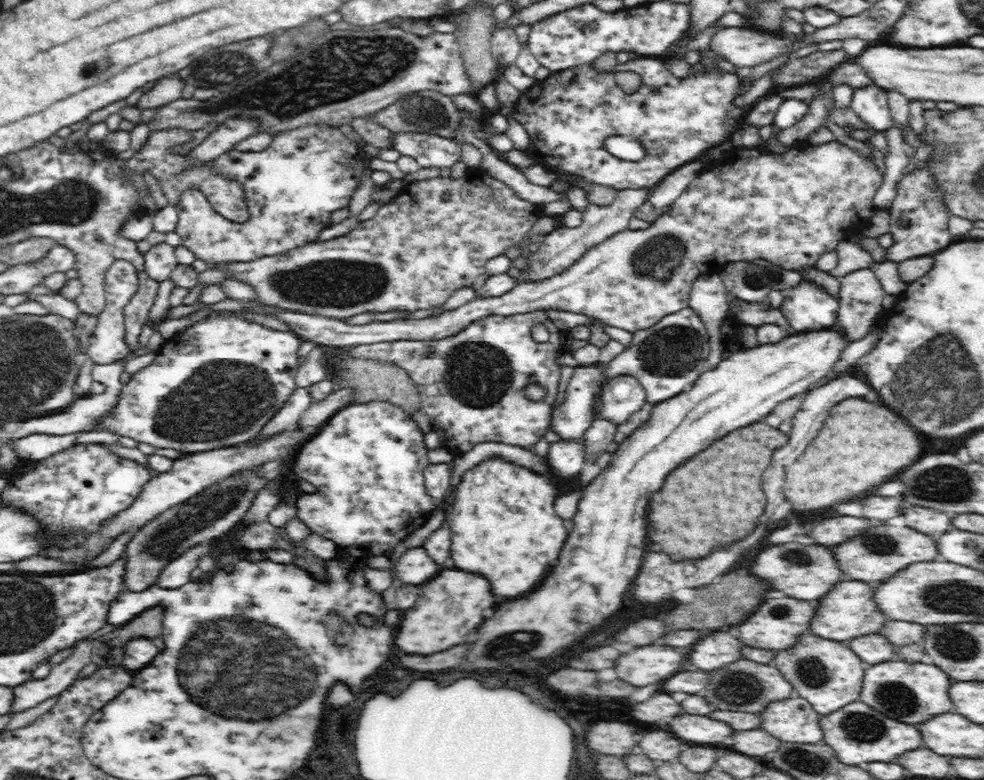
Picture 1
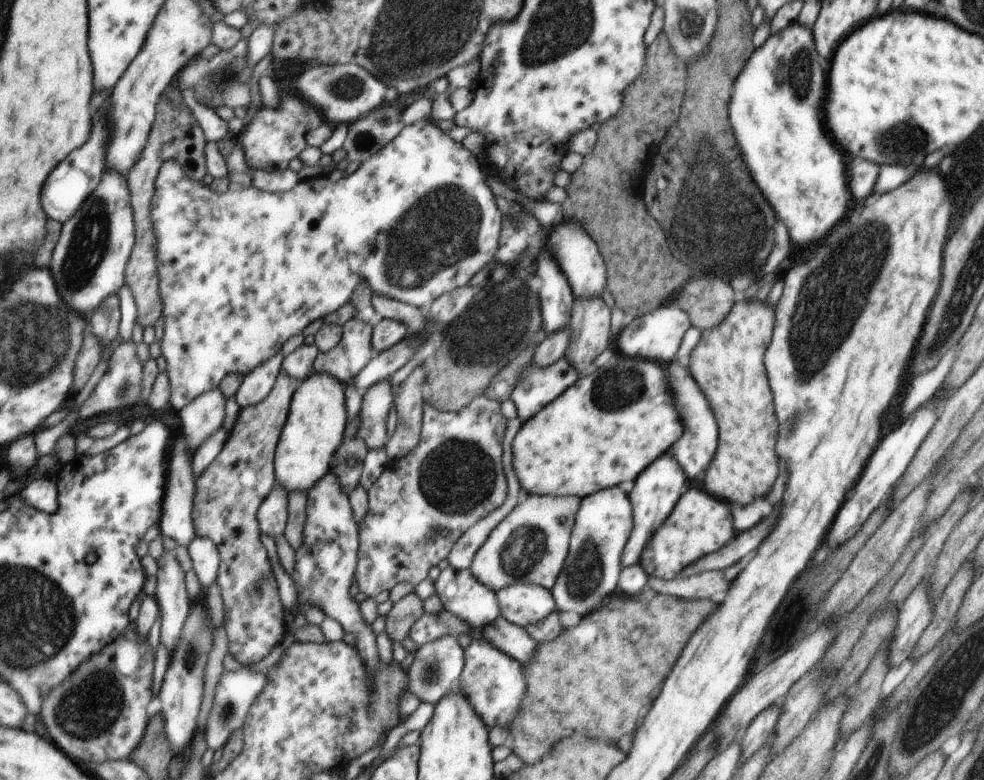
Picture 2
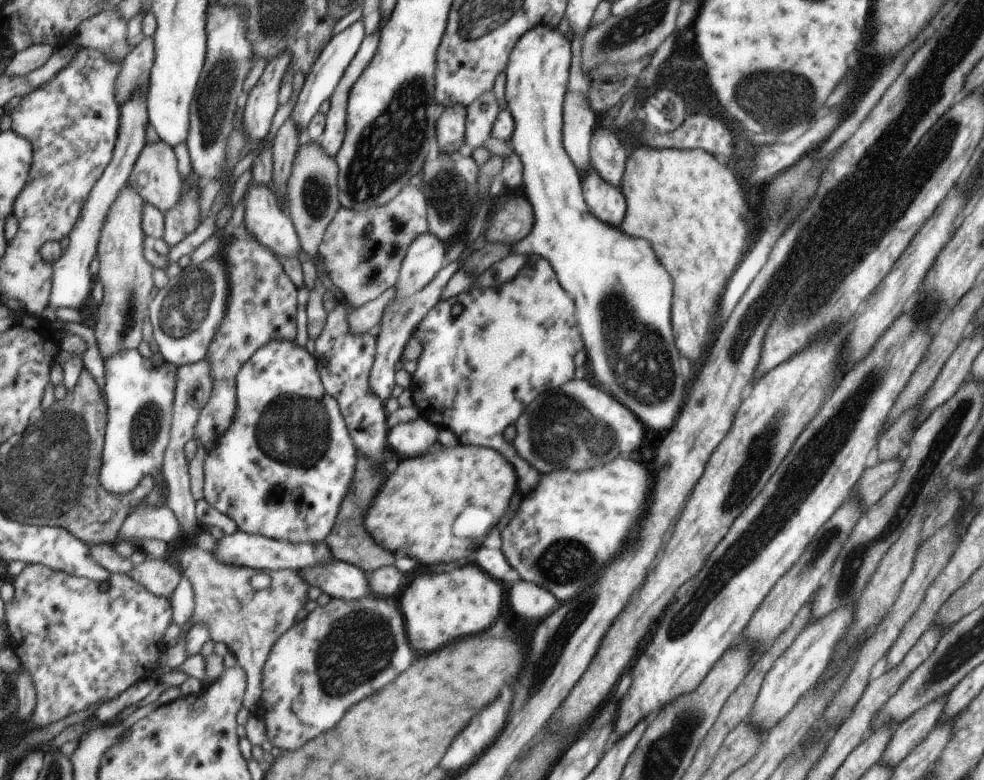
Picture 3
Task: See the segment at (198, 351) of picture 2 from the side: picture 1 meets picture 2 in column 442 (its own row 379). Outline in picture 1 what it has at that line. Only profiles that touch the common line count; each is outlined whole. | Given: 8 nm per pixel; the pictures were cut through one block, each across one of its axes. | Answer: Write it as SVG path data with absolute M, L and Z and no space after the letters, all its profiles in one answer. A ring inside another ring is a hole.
M220 314L220 316L209 315L208 319L201 320L194 326L188 326L180 332L176 340L166 340L162 344L162 352L158 354L153 362L141 371L131 375L129 383L121 387L121 392L117 396L117 402L111 409L101 416L100 424L94 430L110 430L119 434L121 437L136 439L136 442L148 443L156 448L174 448L181 451L183 455L191 453L204 453L220 448L233 447L240 443L246 443L258 436L267 422L279 412L281 406L288 400L292 392L296 390L295 376L300 370L300 358L298 357L298 348L303 339L294 331L286 330L276 324L267 322L265 326L254 322L247 322L239 315Z

